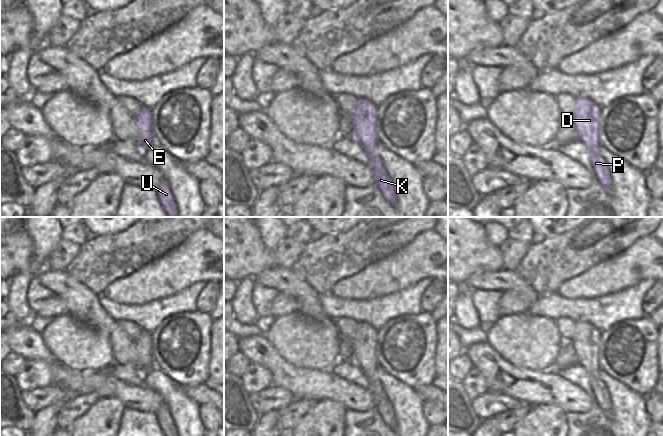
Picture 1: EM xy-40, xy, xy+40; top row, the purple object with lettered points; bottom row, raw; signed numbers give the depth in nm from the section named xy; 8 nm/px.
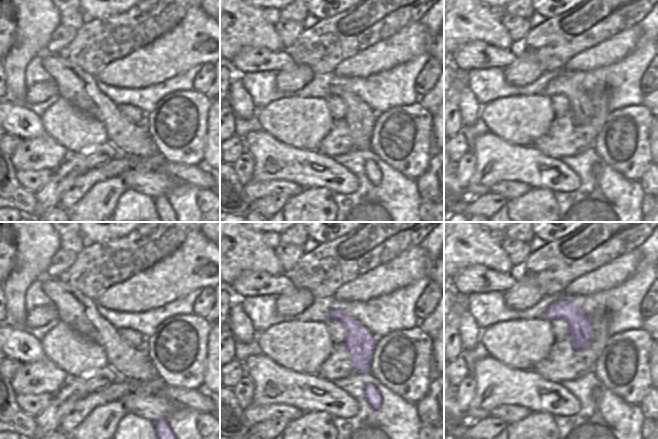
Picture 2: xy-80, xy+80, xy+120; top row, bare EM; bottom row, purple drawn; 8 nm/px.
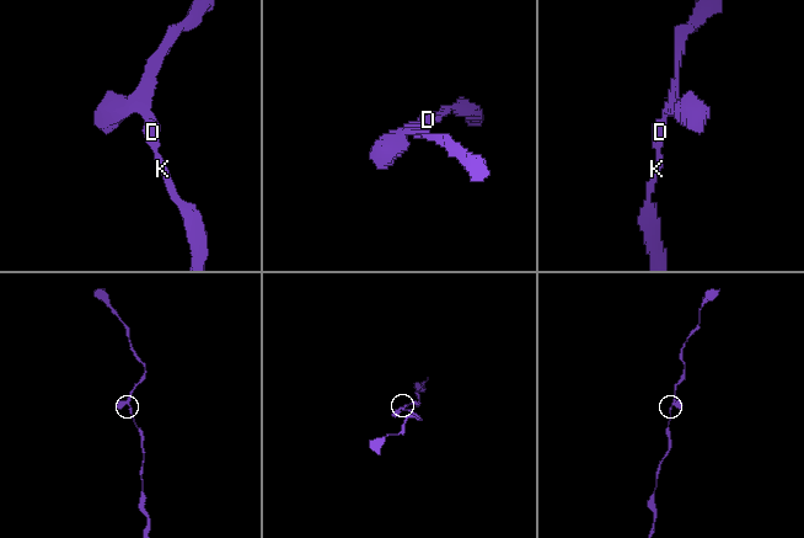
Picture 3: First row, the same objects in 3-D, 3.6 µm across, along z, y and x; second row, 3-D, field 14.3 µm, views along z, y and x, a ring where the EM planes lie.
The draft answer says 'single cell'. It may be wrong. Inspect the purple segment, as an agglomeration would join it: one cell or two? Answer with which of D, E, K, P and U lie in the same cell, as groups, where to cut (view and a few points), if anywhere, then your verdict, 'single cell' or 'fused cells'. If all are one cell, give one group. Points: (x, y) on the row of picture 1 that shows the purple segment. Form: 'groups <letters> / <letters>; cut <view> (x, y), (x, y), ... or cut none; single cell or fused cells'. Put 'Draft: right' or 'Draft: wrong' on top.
Draft: right
groups D E K P U; cut none; single cell

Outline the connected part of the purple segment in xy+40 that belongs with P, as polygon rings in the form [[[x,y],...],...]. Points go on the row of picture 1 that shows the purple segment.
[[[577,98],[571,119],[579,140],[589,149],[591,165],[599,183],[608,190],[613,183],[611,173],[607,163],[598,153],[601,108],[588,98]]]

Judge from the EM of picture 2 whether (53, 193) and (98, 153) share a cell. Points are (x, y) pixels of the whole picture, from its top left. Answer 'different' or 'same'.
same

